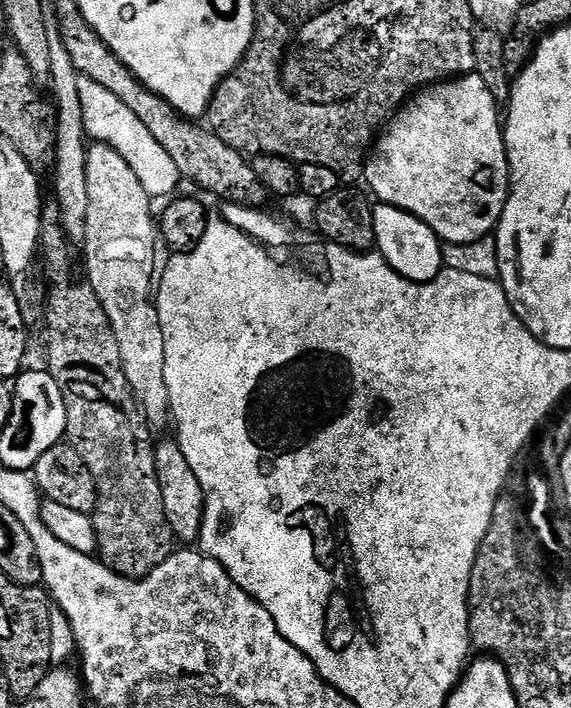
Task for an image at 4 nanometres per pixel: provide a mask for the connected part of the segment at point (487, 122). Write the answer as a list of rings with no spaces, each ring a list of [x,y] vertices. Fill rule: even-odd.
[[[465,74],[459,78],[449,78],[427,88],[419,89],[419,91],[393,115],[383,131],[379,133],[378,139],[375,141],[374,147],[371,149],[370,155],[364,165],[363,179],[365,181],[368,180],[369,186],[372,187],[373,193],[371,192],[371,195],[373,197],[376,195],[377,197],[375,199],[379,201],[379,203],[389,204],[395,208],[406,210],[412,216],[416,216],[422,222],[426,222],[436,231],[436,235],[440,237],[444,244],[478,242],[478,238],[493,235],[497,224],[500,223],[500,219],[504,213],[504,207],[508,201],[510,173],[508,170],[508,151],[504,148],[502,112],[496,100],[492,97],[490,90],[487,89],[486,84],[482,82],[482,78],[475,74]]]

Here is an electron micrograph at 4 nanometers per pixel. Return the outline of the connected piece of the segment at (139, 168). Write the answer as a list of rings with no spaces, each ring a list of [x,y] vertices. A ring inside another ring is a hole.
[[[81,76],[78,78],[78,98],[82,100],[82,118],[84,119],[85,133],[93,141],[110,146],[126,160],[126,166],[134,170],[138,176],[138,182],[142,182],[142,190],[146,190],[153,198],[168,198],[180,184],[178,190],[180,196],[196,196],[198,189],[194,182],[182,179],[178,166],[170,159],[170,154],[162,150],[162,145],[146,130],[146,125],[130,111],[130,109],[117,98],[110,94],[106,86],[98,86],[90,78]]]

